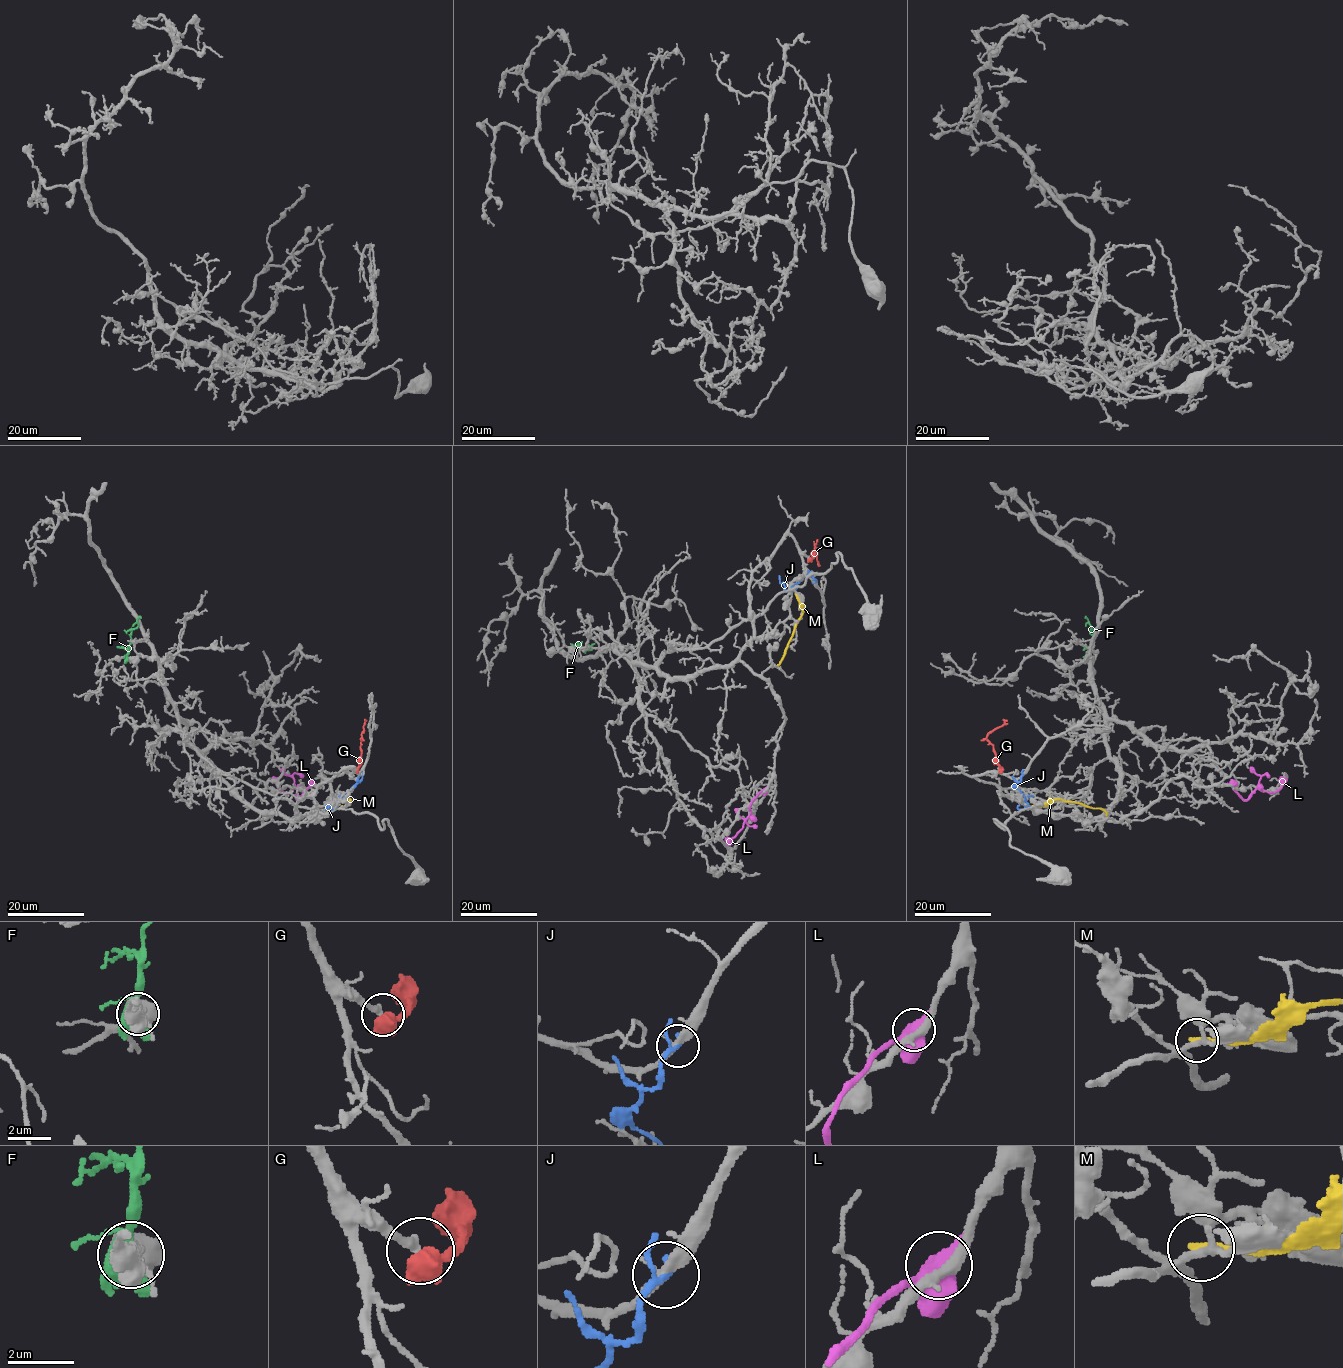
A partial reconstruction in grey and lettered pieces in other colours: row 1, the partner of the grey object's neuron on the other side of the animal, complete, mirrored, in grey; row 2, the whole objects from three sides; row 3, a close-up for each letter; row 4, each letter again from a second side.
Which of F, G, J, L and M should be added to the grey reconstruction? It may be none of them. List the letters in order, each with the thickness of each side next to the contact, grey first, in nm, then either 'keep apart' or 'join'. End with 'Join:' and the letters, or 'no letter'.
F: 280/440 nm | keep apart
G: 320/750 nm | join
J: 360/170 nm | keep apart
L: 320/440 nm | keep apart
M: 200/240 nm | keep apart
Join: G

